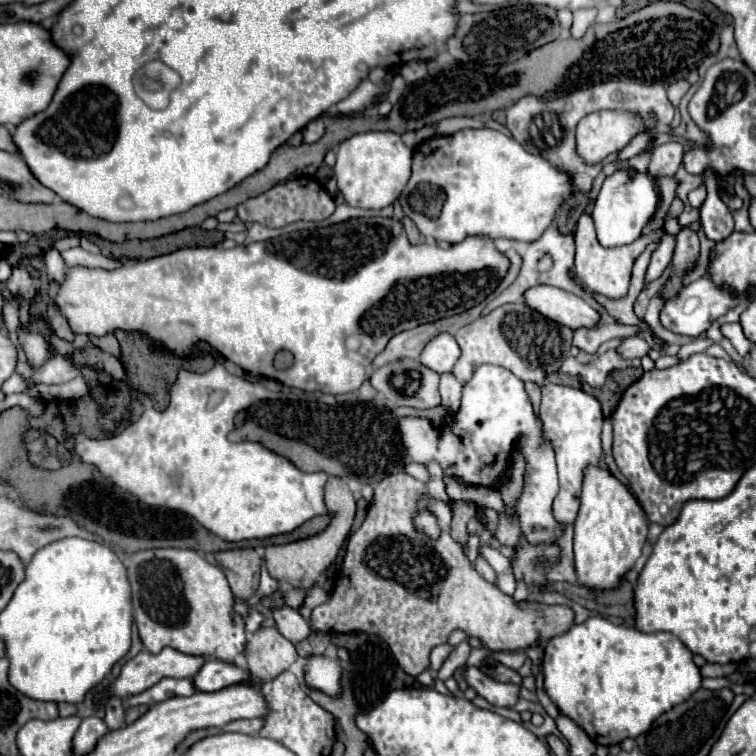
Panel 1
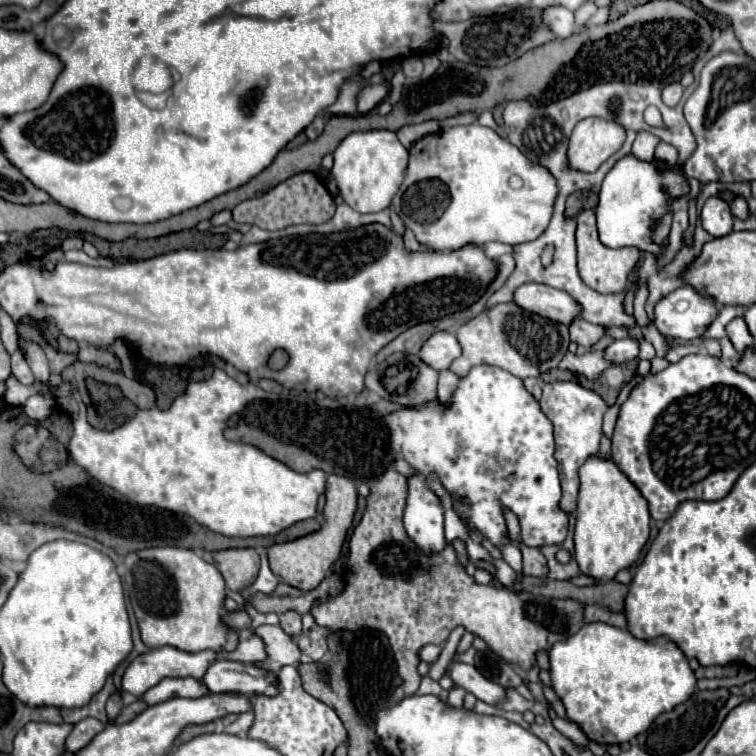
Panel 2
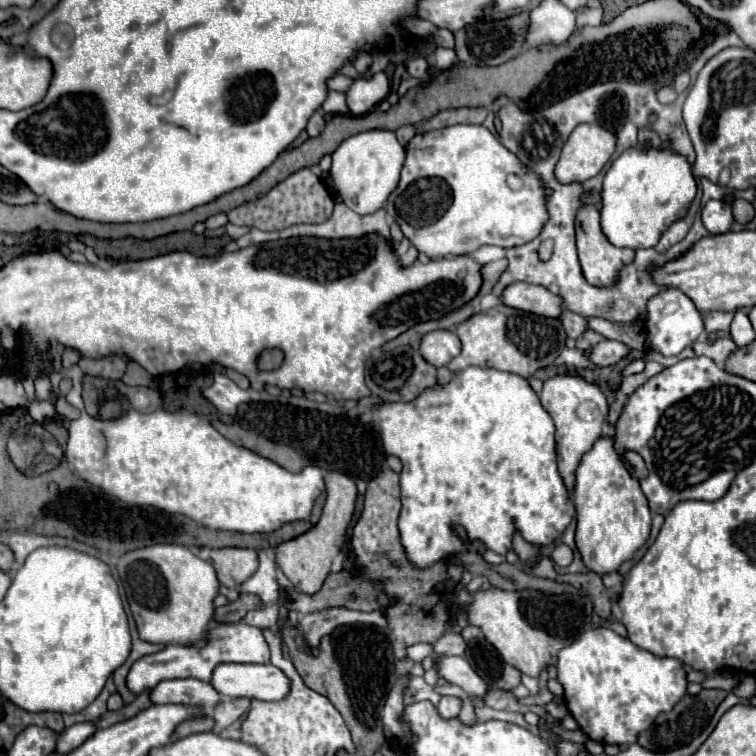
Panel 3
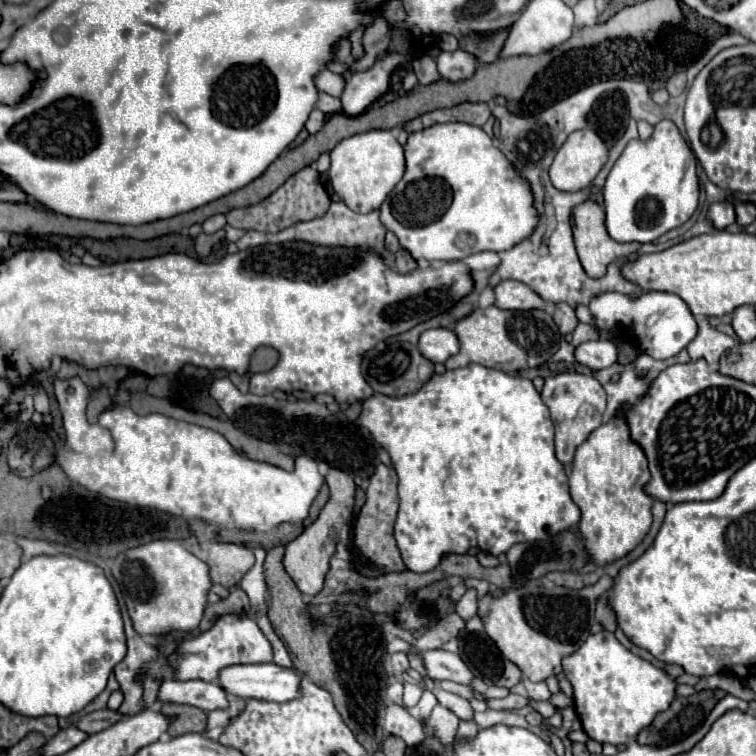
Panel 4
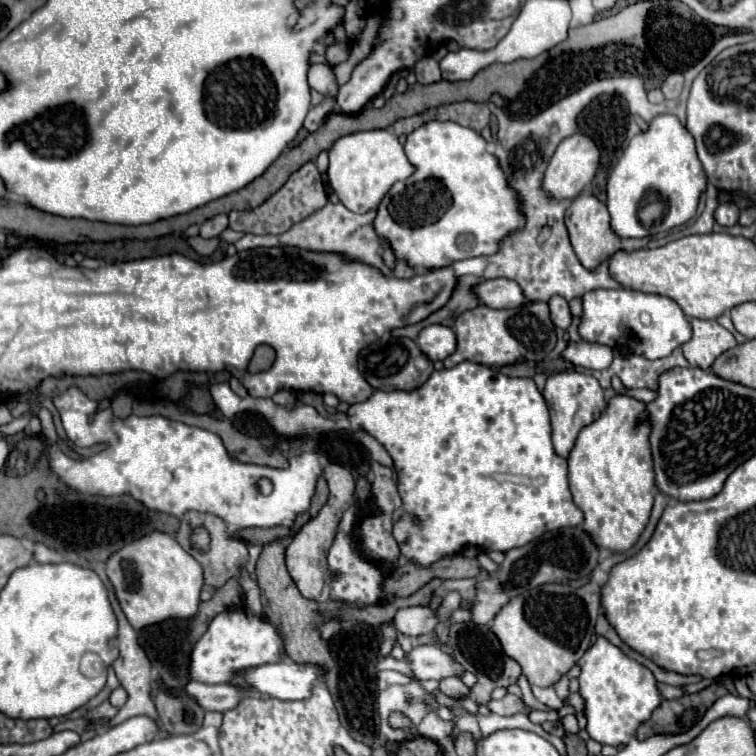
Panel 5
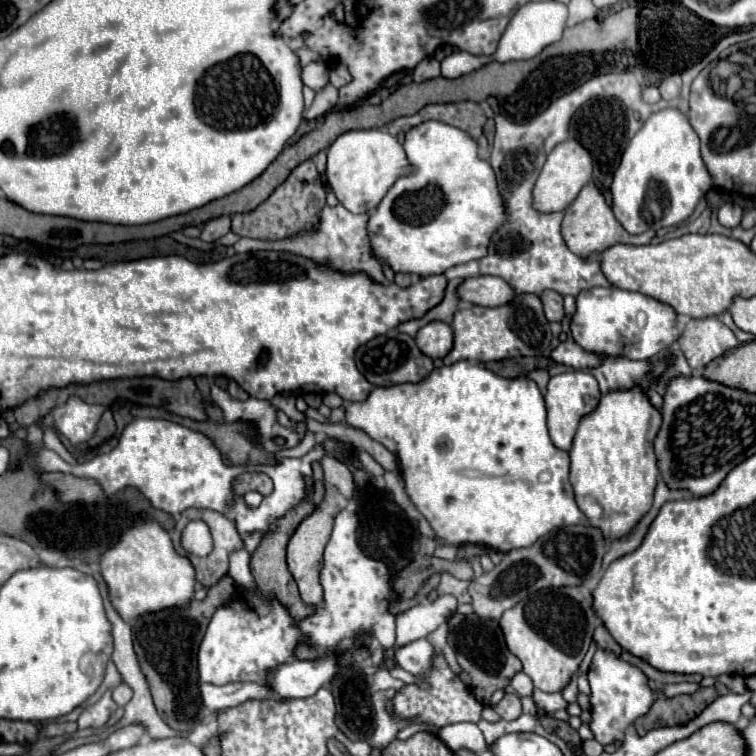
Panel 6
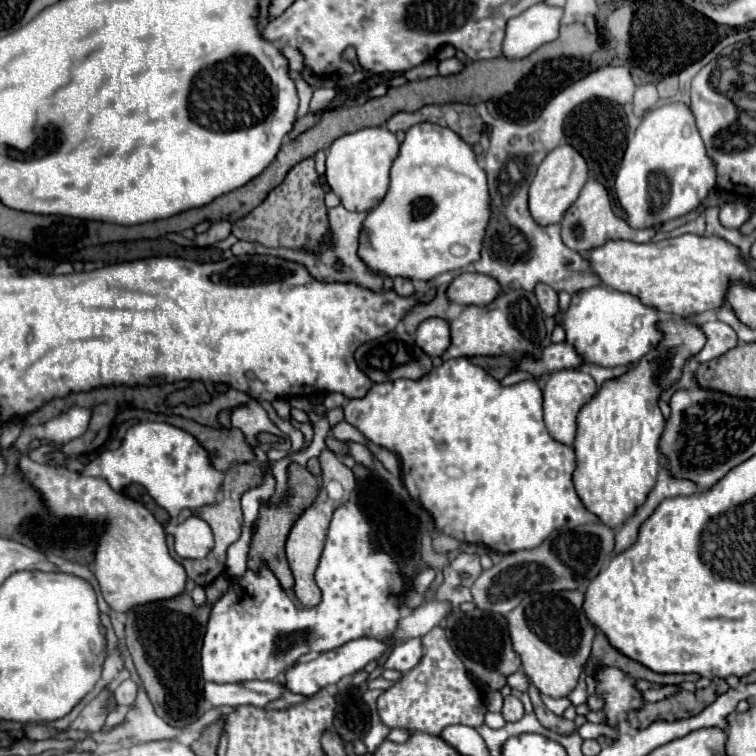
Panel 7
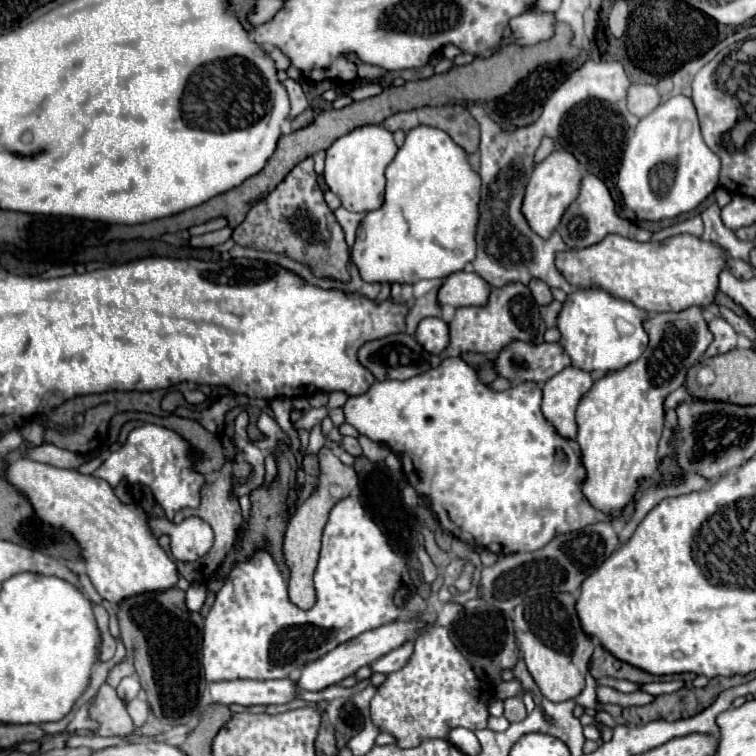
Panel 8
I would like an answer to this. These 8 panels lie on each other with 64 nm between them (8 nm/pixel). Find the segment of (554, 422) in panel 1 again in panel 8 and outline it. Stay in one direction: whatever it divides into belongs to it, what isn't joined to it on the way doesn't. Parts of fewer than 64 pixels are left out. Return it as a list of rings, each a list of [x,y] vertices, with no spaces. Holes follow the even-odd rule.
[[[564,368],[544,384],[542,414],[564,438],[576,438],[576,406],[592,386],[588,372]]]

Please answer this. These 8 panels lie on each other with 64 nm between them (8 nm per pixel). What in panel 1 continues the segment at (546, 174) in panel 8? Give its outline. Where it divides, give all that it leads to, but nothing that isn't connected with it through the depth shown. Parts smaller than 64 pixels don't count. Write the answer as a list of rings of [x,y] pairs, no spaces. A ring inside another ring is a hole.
[[[592,112],[578,122],[576,128],[576,152],[578,156],[594,166],[608,154],[622,150],[644,124],[638,116],[626,112]]]

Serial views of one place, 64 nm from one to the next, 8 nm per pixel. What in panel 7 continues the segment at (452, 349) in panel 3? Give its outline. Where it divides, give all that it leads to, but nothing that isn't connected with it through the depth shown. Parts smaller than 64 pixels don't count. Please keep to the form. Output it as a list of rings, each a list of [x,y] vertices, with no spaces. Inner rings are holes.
[[[442,318],[424,320],[416,330],[416,344],[420,344],[428,356],[442,356],[450,346],[448,322]]]

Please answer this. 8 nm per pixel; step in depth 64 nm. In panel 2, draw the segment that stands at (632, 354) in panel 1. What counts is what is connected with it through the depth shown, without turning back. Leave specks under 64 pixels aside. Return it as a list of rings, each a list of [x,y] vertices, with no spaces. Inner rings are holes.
[[[614,340],[606,350],[604,350],[604,358],[612,364],[620,364],[620,362],[628,362],[634,360],[638,356],[638,344],[634,340]]]

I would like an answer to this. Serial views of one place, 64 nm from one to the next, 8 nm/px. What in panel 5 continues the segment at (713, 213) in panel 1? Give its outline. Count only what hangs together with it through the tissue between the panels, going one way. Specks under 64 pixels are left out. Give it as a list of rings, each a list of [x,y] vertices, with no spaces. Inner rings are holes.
[[[728,202],[728,204],[720,204],[714,212],[714,218],[718,224],[722,226],[734,226],[738,224],[738,218],[740,218],[740,210],[736,208],[736,204]]]

